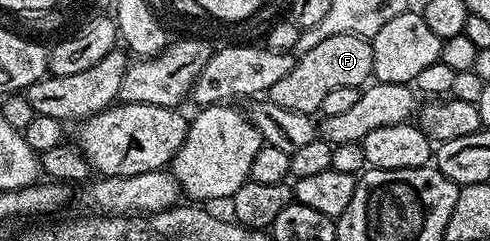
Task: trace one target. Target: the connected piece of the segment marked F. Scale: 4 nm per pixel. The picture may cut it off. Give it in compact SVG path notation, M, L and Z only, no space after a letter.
M336 35L327 37L327 41L319 41L319 45L315 45L315 49L300 52L299 61L294 62L291 73L287 73L287 77L283 77L283 81L271 85L267 97L272 103L283 109L313 115L320 112L327 93L348 87L361 89L372 79L372 42L363 35Z

